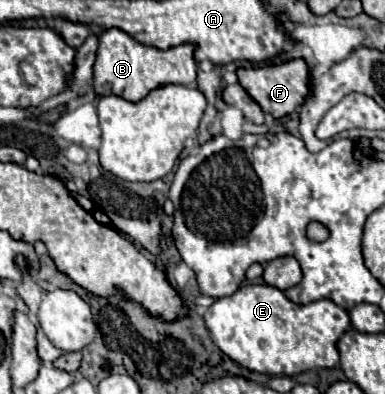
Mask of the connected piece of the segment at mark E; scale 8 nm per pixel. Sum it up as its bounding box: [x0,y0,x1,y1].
[205,286,353,376]

